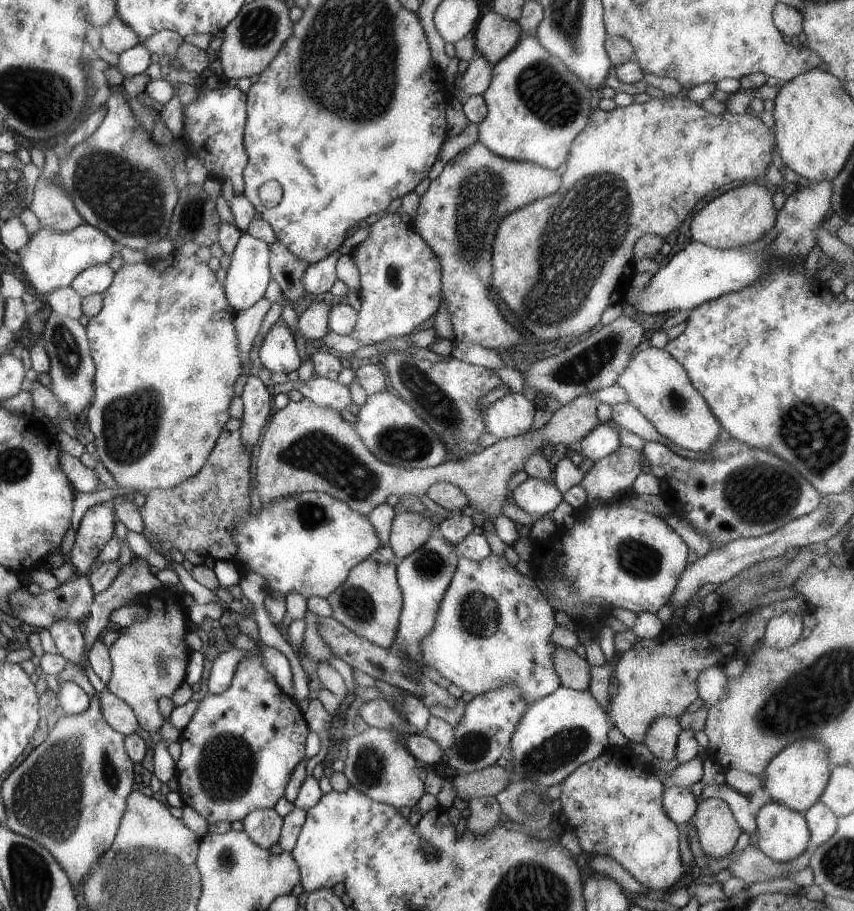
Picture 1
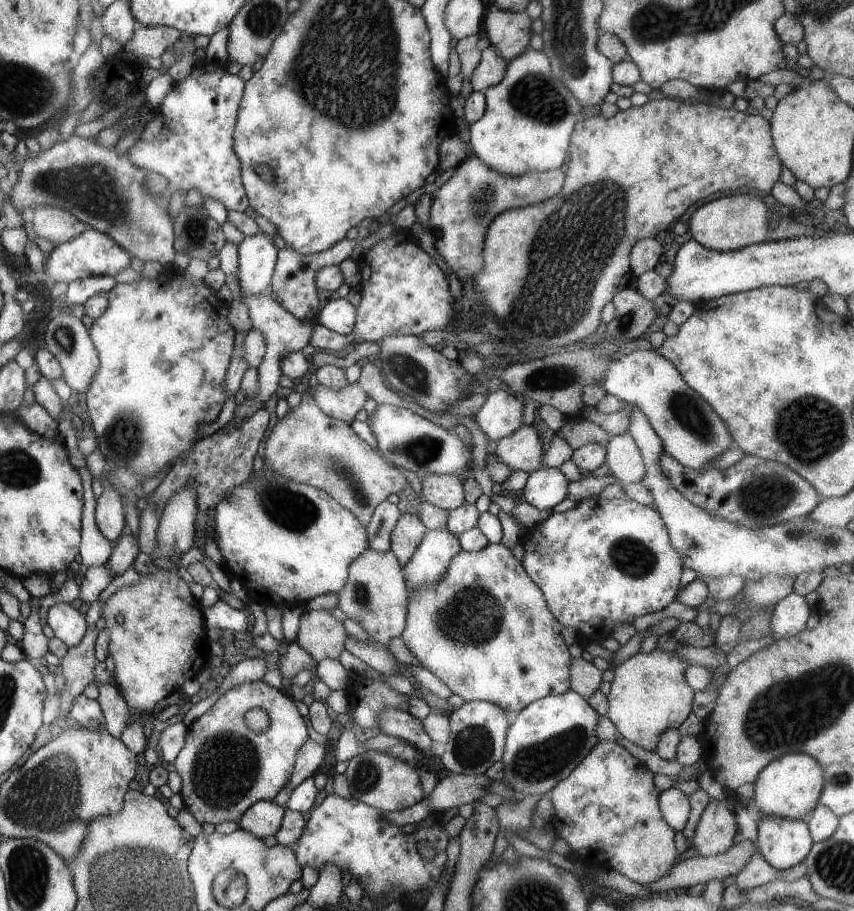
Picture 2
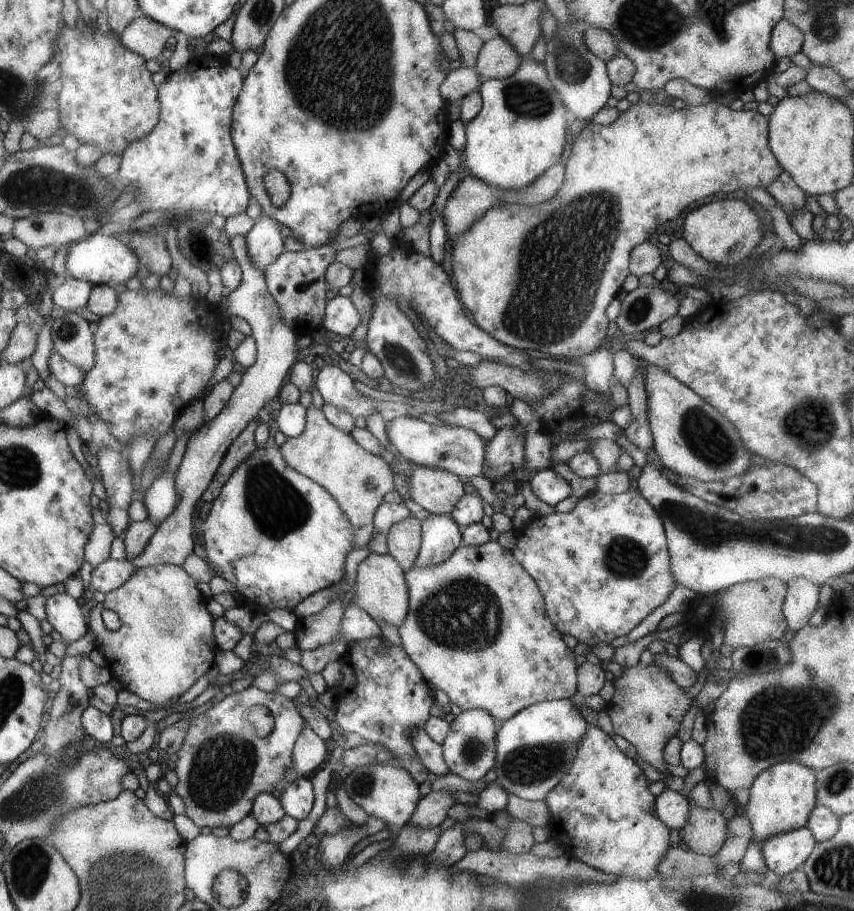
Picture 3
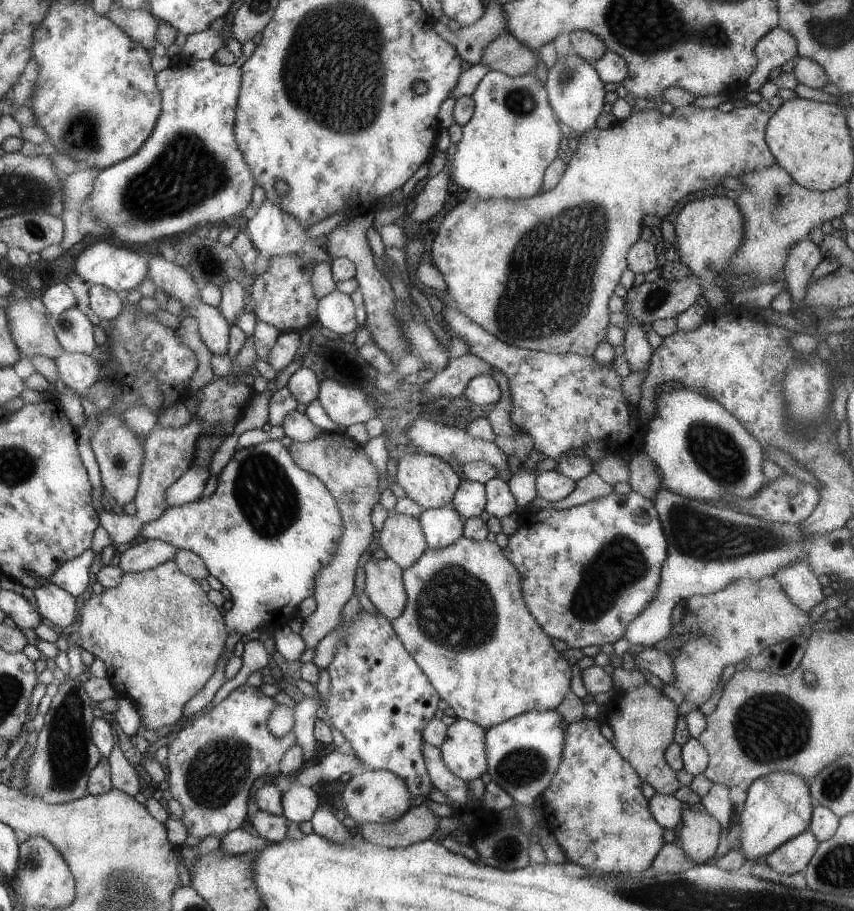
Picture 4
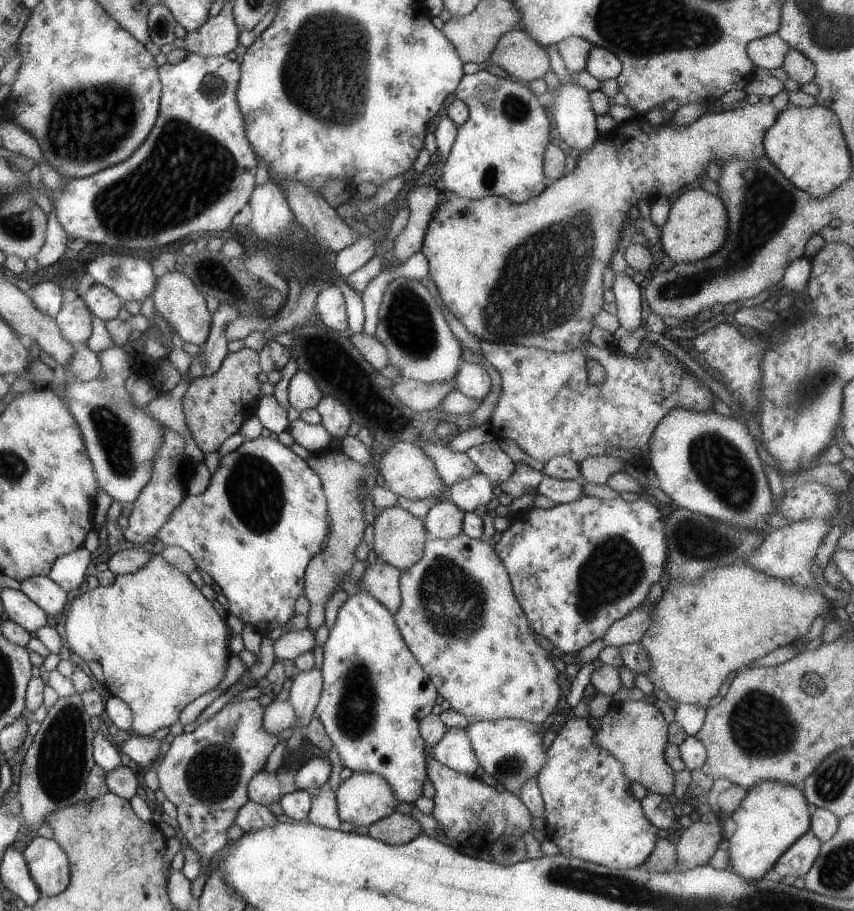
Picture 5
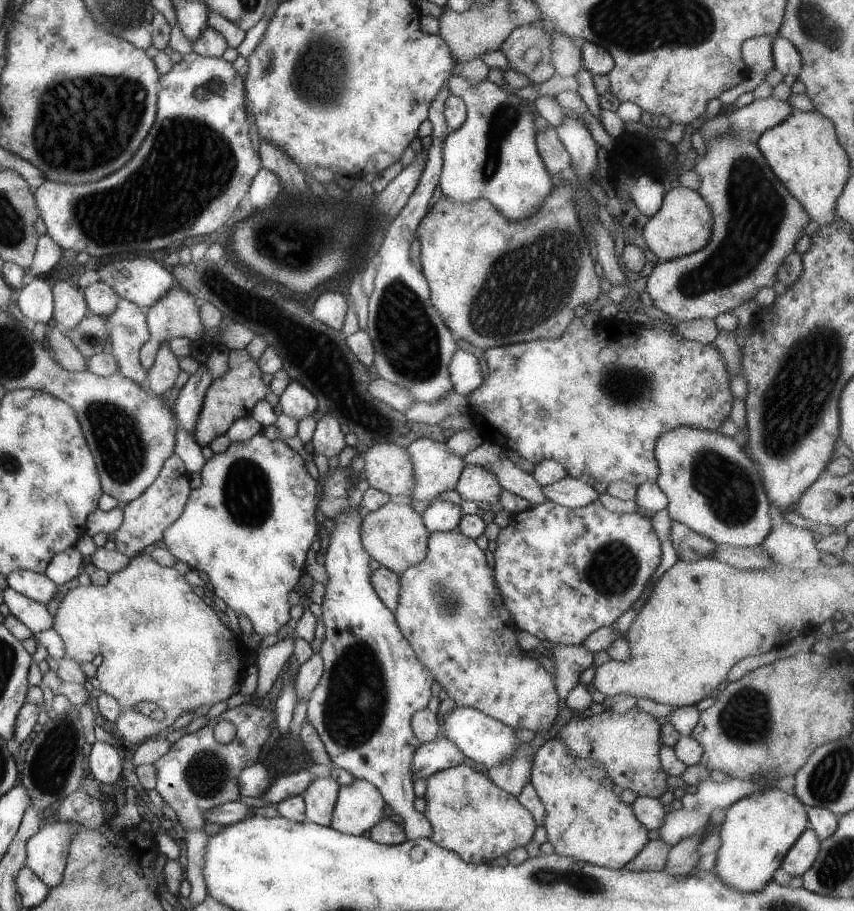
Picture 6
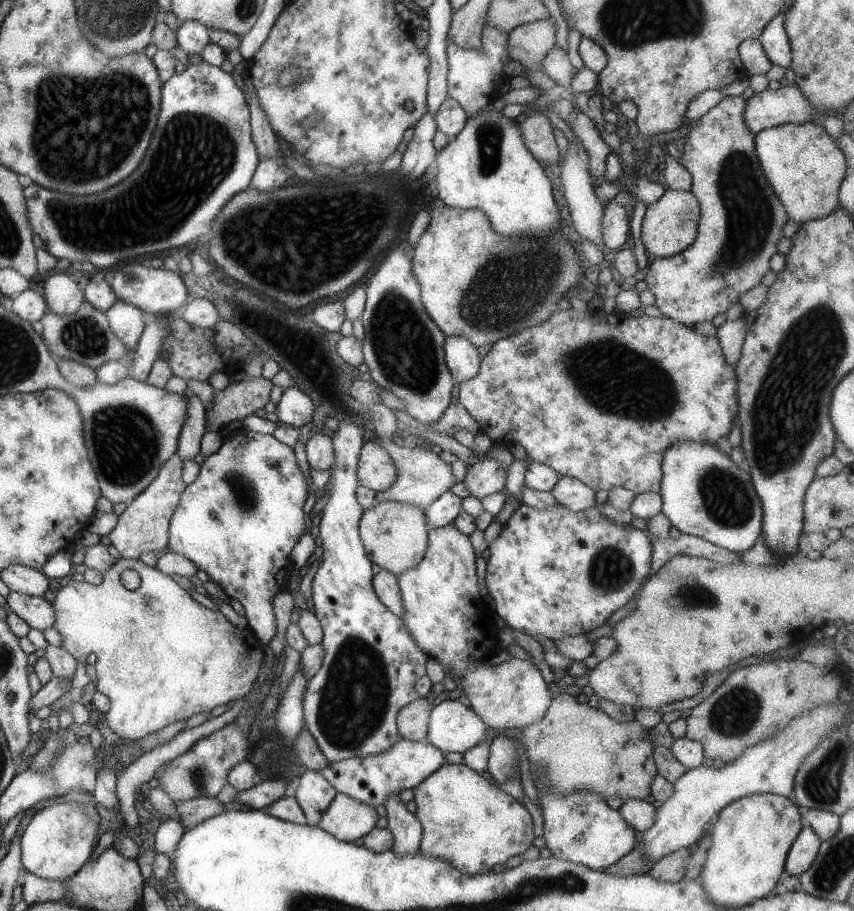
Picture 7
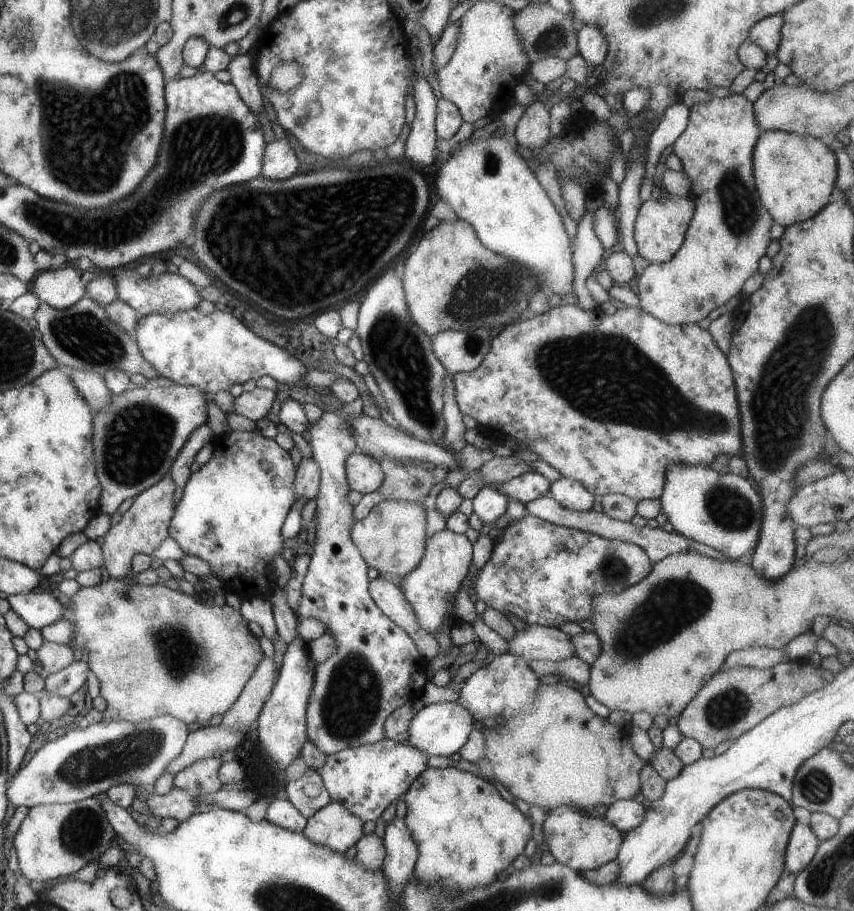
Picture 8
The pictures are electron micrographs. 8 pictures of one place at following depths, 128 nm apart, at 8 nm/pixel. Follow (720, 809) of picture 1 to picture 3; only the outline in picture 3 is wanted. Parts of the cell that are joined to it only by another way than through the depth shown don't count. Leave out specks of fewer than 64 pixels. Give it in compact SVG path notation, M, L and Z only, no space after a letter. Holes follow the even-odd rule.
M700 807L690 808L687 821L680 829L681 842L687 846L689 851L695 852L697 855L706 855L709 857L720 850L728 834L727 822L721 812Z

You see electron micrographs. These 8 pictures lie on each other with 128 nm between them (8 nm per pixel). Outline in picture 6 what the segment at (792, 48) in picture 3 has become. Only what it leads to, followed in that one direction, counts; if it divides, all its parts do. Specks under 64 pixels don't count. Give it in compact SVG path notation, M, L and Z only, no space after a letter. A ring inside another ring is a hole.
M773 35L751 37L744 40L740 46L741 58L749 72L768 72L774 68L771 56Z

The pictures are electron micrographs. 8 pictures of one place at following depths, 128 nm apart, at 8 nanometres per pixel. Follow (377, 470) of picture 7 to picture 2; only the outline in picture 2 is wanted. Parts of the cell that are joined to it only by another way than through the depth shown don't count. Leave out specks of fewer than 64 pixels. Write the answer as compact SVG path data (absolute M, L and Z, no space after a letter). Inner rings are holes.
M427 474L419 476L421 496L425 503L443 510L454 510L463 504L463 488L459 478L453 475Z

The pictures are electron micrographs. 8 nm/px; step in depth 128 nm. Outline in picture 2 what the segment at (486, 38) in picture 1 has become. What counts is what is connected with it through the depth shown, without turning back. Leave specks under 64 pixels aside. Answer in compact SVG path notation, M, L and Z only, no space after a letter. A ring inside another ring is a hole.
M498 9L485 14L481 33L487 37L488 44L495 48L497 56L511 61L529 48L531 23L525 11L513 13Z

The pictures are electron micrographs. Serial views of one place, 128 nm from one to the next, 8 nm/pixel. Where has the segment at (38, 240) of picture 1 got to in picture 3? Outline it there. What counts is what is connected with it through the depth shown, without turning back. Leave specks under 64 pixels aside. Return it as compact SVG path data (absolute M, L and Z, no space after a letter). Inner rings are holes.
M91 234L70 246L66 255L66 269L72 279L78 279L93 285L106 285L115 288L136 276L138 259L134 252L121 239L103 234Z

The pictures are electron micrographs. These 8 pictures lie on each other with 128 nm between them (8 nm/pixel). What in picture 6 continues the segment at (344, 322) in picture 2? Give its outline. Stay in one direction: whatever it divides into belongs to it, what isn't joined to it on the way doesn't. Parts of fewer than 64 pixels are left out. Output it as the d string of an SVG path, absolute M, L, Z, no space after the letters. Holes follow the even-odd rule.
M327 289L317 297L311 306L313 318L333 330L341 330L346 312L347 303L344 296L331 290L329 292Z

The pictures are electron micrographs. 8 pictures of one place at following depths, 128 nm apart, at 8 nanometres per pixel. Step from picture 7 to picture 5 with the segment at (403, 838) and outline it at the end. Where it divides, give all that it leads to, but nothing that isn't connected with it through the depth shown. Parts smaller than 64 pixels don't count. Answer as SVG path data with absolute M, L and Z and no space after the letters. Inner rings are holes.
M357 588L339 606L327 640L323 642L323 661L320 668L322 689L313 717L321 722L327 738L337 750L340 764L352 773L366 772L381 776L397 802L414 802L422 796L426 774L419 720L435 706L436 688L423 672L397 630L392 614L365 590Z

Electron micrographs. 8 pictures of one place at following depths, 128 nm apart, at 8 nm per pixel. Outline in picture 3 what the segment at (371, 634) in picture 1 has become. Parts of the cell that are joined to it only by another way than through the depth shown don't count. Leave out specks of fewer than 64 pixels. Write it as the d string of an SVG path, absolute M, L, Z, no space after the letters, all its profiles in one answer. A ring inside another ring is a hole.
M367 554L357 566L355 593L351 599L356 606L365 610L375 622L382 621L399 627L408 612L408 591L405 585L404 572L389 555Z

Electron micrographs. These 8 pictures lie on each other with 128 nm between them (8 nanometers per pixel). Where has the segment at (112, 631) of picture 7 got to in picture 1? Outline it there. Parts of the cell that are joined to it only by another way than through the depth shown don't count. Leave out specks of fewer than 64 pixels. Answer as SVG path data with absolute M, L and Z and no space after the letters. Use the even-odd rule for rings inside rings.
M161 586L150 592L143 605L146 615L140 621L125 626L122 631L108 637L108 656L111 664L110 680L106 688L119 698L134 714L141 729L153 732L162 726L162 716L158 712L157 701L161 697L171 697L184 680L186 665L191 650L186 645L188 630L187 607L182 604L181 592L170 591Z

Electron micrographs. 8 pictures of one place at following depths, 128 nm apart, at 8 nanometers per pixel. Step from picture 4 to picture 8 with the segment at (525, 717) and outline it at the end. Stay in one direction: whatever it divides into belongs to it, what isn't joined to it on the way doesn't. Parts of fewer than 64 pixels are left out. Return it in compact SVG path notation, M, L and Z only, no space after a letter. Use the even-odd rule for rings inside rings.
M456 701L428 702L409 720L406 744L427 756L447 756L457 751L473 729L473 717Z

